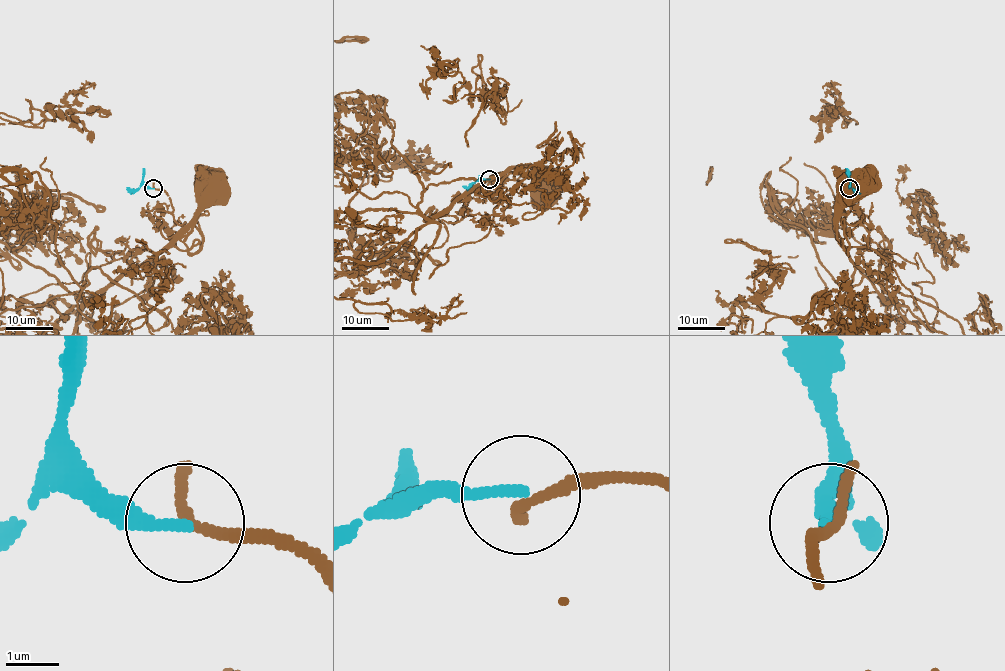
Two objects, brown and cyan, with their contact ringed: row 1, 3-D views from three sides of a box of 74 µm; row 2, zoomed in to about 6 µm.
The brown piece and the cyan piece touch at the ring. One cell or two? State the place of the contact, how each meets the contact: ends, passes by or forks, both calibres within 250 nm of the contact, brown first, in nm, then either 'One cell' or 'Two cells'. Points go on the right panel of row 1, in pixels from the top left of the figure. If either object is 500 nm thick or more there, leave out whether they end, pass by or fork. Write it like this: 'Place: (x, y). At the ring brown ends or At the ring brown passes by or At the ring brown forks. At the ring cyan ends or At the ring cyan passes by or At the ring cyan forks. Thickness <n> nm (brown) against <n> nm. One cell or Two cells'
Place: (849, 188). At the ring brown ends. At the ring cyan ends. Thickness 260 nm (brown) against 240 nm. Two cells

